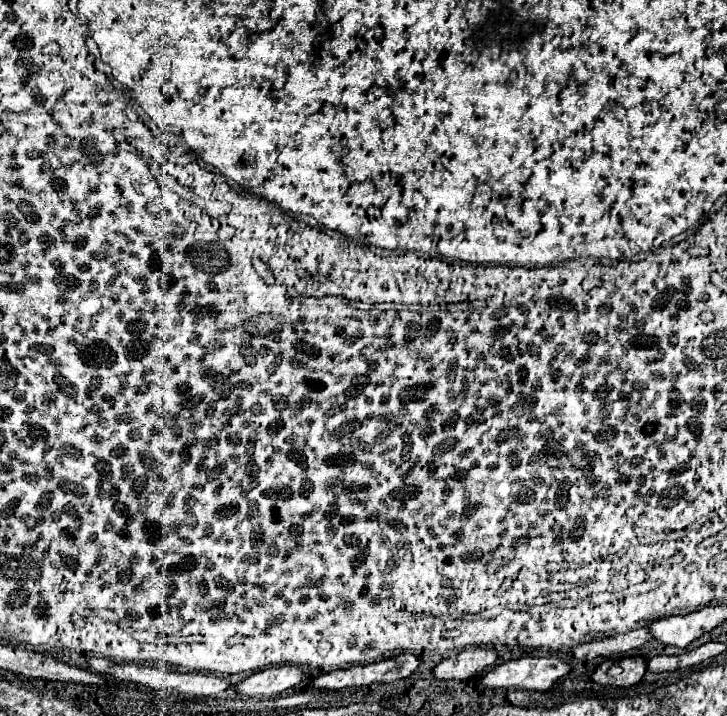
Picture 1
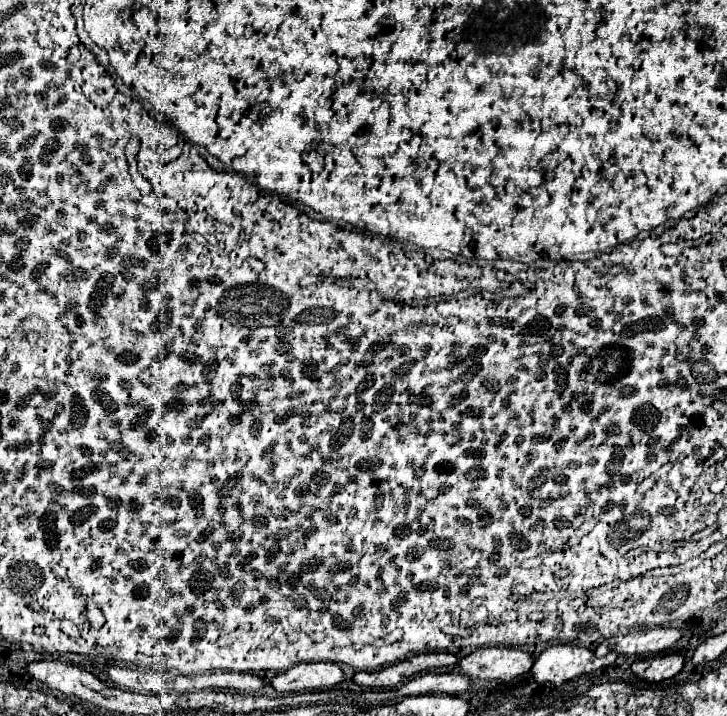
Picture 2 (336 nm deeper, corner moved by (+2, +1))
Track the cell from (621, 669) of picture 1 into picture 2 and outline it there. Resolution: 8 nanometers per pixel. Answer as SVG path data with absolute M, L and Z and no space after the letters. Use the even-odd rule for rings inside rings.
M661 654L661 656L639 660L631 668L639 678L645 678L649 682L661 682L681 672L683 662L685 660L679 654Z

